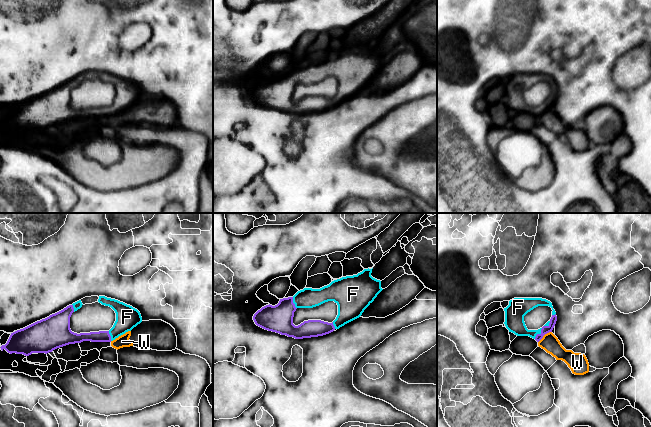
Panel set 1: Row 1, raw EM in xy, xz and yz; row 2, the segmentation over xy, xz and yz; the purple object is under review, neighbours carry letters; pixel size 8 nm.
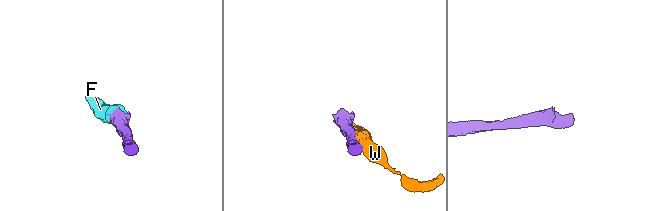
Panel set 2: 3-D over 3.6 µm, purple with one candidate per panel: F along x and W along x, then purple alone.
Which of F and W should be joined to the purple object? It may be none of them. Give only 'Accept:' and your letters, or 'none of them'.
Accept: F

